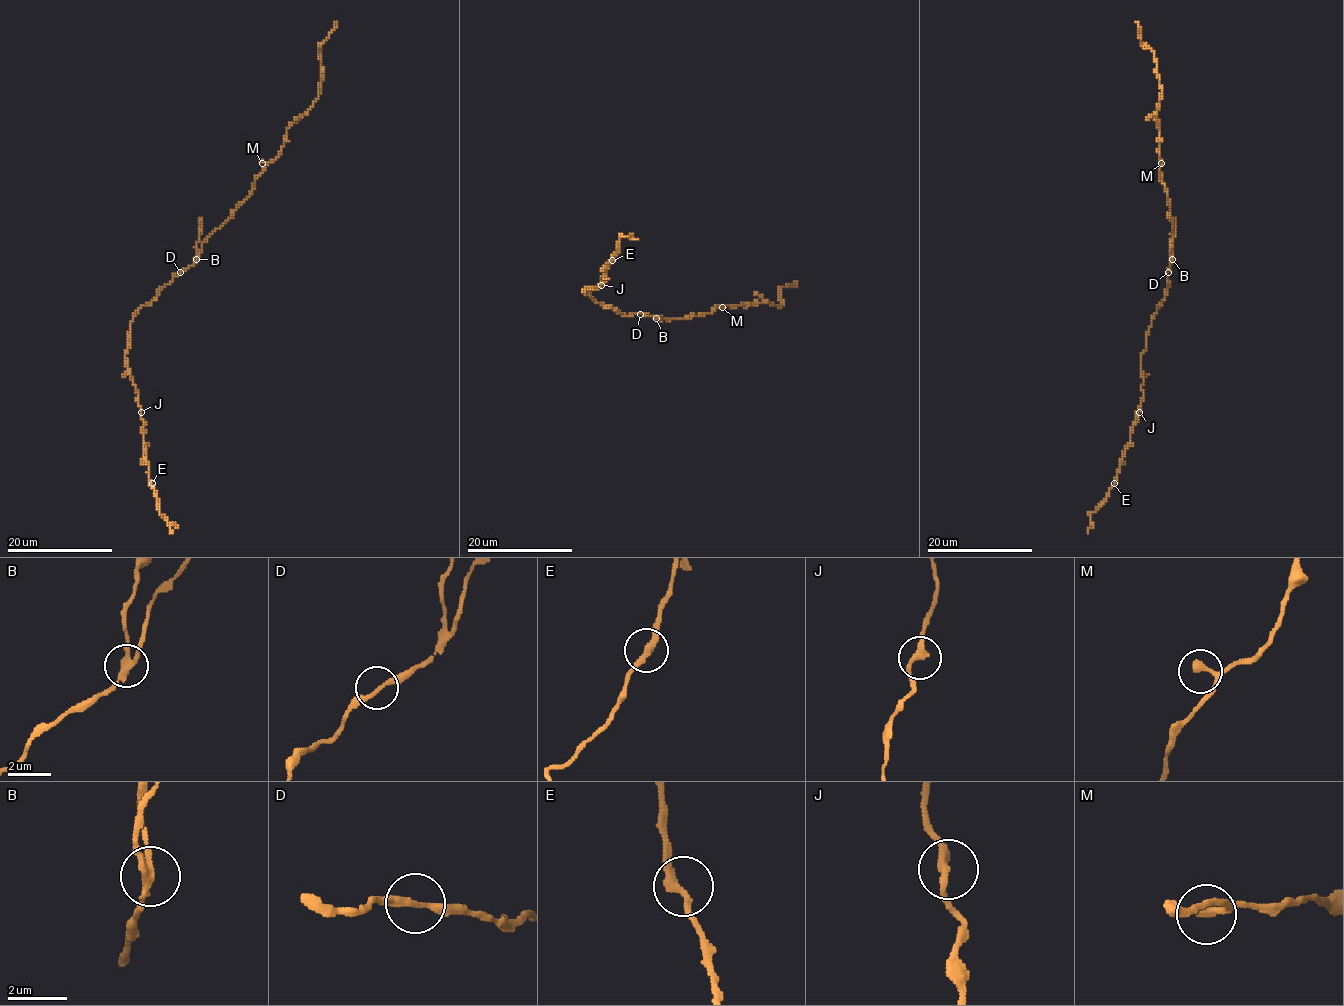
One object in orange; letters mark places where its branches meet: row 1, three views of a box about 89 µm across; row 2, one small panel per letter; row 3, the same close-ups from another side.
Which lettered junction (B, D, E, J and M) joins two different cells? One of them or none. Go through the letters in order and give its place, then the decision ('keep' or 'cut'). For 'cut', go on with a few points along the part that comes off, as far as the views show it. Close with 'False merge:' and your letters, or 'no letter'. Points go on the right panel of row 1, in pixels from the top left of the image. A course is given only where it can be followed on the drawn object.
B: place (1172, 259); cut; course (1172, 260), (1171, 244), (1176, 217)
D: place (1168, 272); keep
E: place (1114, 483); keep
J: place (1139, 412); keep
M: place (1161, 163); keep
False merge: B

